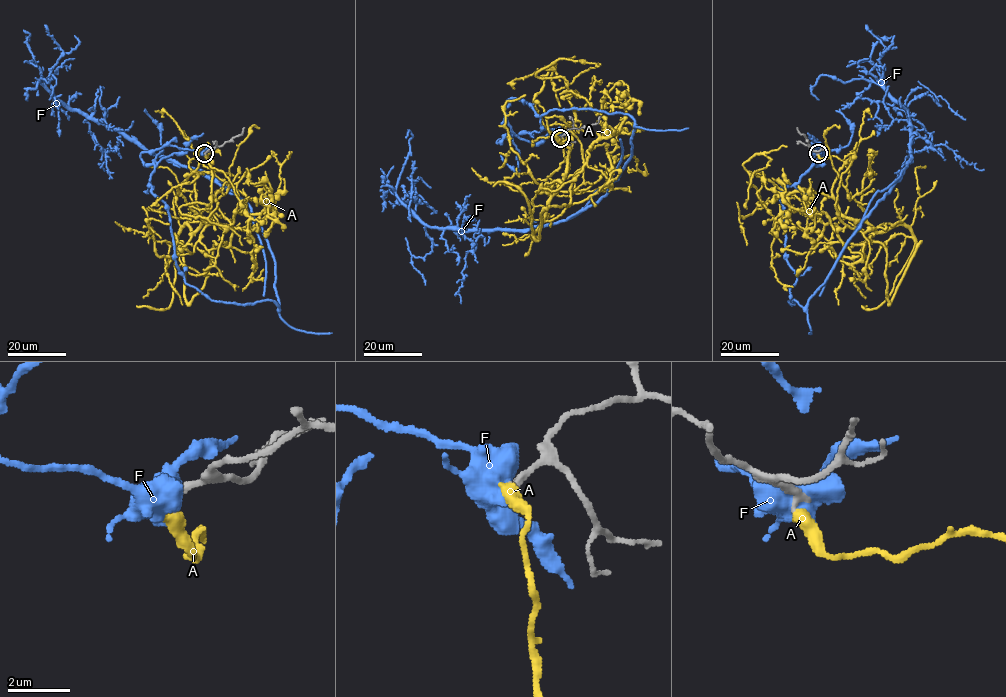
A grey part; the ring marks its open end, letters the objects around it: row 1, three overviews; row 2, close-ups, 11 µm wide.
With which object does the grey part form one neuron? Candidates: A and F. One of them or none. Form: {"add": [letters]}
{"add": []}

